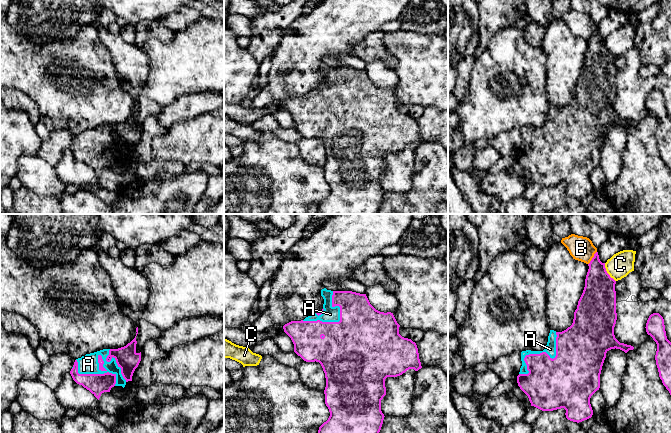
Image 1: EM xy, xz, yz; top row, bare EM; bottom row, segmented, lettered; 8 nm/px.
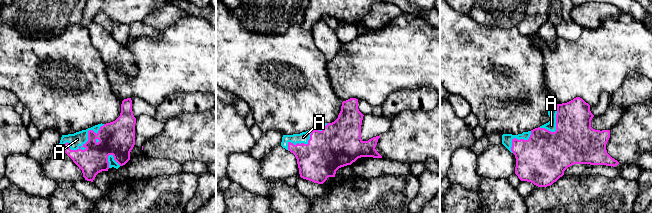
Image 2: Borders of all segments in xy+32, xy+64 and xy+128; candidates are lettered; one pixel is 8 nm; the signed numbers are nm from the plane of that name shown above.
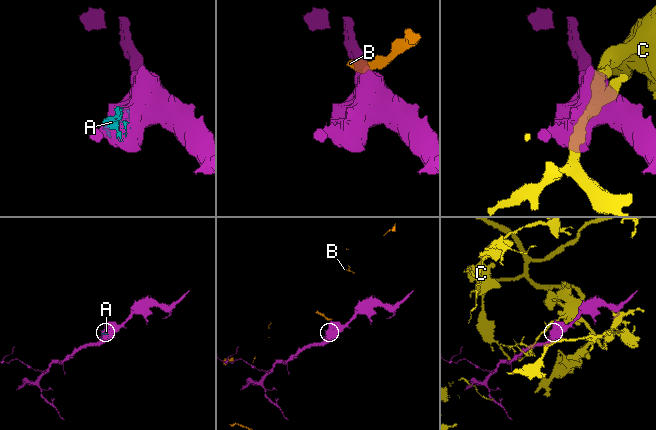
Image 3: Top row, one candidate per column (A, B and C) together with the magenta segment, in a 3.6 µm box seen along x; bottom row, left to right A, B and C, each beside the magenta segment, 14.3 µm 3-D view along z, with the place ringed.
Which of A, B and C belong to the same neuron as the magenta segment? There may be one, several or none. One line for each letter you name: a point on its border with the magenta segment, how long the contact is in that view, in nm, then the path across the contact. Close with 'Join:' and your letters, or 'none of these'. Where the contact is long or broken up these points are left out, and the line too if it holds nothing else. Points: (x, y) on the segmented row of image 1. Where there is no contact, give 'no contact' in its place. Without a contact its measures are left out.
A: xy (104, 370) | 440 nm
Join: A

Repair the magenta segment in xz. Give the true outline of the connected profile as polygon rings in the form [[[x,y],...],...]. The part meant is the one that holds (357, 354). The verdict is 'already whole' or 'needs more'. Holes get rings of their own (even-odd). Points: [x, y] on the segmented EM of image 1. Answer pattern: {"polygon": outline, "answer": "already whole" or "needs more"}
{"polygon": [[[324,288],[321,296],[324,304],[320,312],[283,326],[294,344],[294,352],[306,362],[319,362],[325,373],[325,404],[330,416],[318,433],[379,433],[385,417],[381,411],[381,400],[386,395],[385,379],[400,376],[409,369],[418,371],[422,368],[417,345],[399,334],[400,325],[393,313],[376,310],[366,294]]], "answer": "needs more"}

